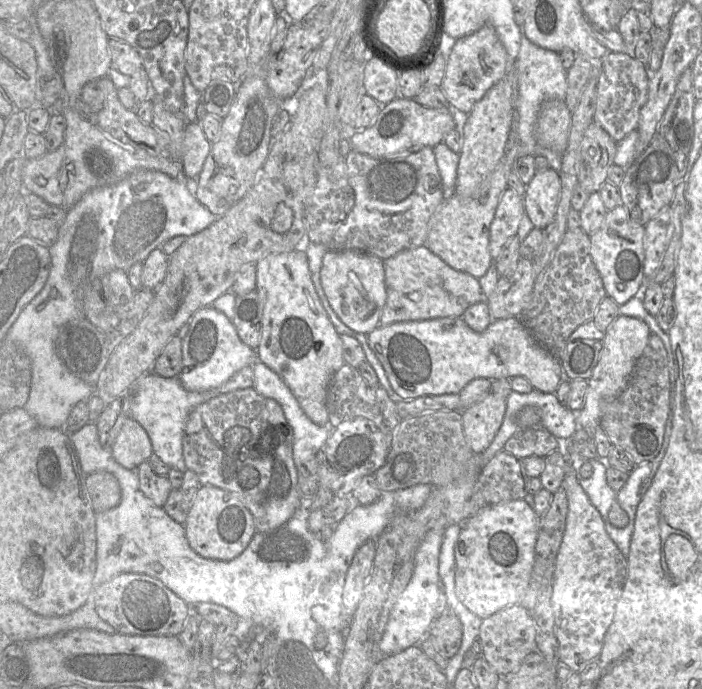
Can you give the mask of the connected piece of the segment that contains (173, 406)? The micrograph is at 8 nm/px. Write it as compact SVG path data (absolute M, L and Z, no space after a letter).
M153 372L140 376L131 384L130 389L133 390L131 417L147 432L153 453L171 469L181 472L187 470L183 457L182 438L189 414L198 405L220 394L220 390L188 391L183 387L178 377L165 378Z

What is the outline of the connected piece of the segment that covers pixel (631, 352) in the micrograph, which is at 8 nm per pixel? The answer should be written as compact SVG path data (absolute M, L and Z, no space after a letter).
M619 315L609 325L604 334L598 363L588 380L585 405L581 411L575 412L579 427L595 430L601 426L601 403L606 399L616 398L626 388L634 364L647 346L651 333L650 328L642 319L630 316Z

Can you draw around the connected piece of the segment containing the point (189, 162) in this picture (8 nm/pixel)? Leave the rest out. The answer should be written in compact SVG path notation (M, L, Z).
M187 122L181 149L181 169L184 178L197 179L210 150L211 143L199 122Z

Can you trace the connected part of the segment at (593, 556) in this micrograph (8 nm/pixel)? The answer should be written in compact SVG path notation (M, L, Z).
M569 462L566 468L566 474L565 478L563 480L562 487L566 492L567 498L568 498L568 515L566 520L566 529L563 536L563 540L557 555L556 559L556 569L554 573L554 584L553 584L553 594L552 594L552 606L554 611L554 631L558 640L559 644L559 654L560 654L560 661L561 666L567 667L572 673L578 673L581 672L587 664L594 660L599 660L603 645L604 645L604 638L606 635L606 632L611 625L615 611L616 611L616 605L618 603L618 600L622 594L622 591L624 589L627 576L628 576L628 560L627 557L625 557L618 546L615 544L615 542L611 539L609 534L607 533L605 523L603 521L603 518L598 511L598 509L592 504L590 501L587 493L585 490L581 487L579 483L579 475L578 472L576 472L572 466L569 466Z

